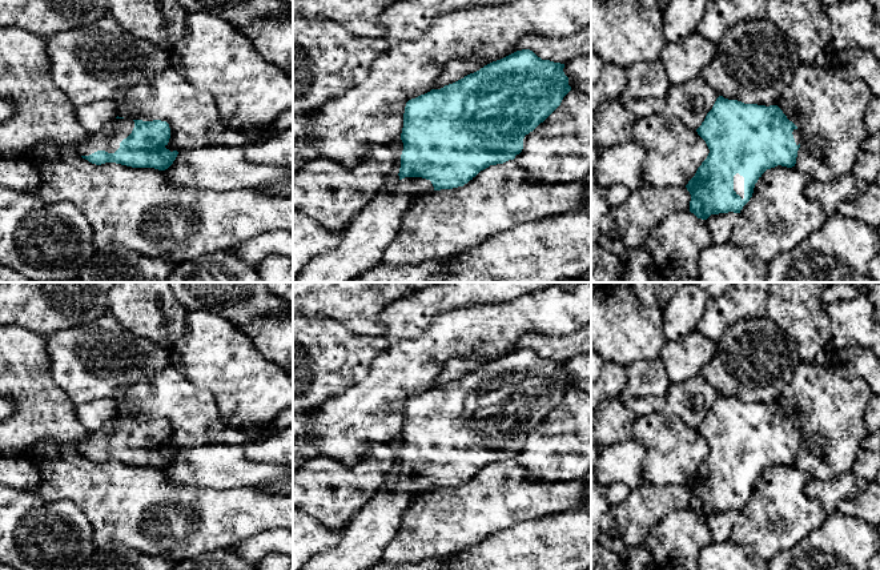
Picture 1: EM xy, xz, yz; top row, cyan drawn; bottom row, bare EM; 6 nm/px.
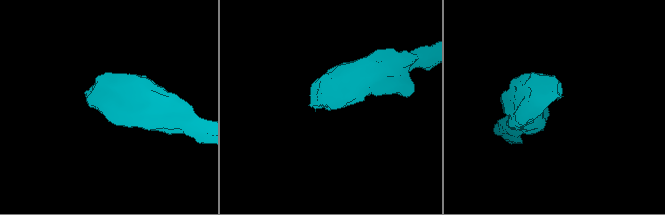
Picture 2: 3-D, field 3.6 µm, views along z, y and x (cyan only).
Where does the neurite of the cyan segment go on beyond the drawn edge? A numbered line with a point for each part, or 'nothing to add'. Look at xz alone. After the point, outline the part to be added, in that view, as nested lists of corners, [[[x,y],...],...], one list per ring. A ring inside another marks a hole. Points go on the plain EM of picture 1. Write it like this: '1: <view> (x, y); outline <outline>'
1: xz (362, 544); outline [[[405,475],[389,487],[381,487],[353,517],[343,529],[335,547],[313,557],[302,570],[367,570],[382,561],[385,549],[394,539],[401,519],[419,494],[434,489],[430,478]]]

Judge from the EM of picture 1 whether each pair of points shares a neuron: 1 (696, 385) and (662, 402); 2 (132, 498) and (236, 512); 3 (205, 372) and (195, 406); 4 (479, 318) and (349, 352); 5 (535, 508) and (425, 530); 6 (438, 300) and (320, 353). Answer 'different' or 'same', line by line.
1: same
2: same
3: different
4: different
5: same
6: same

